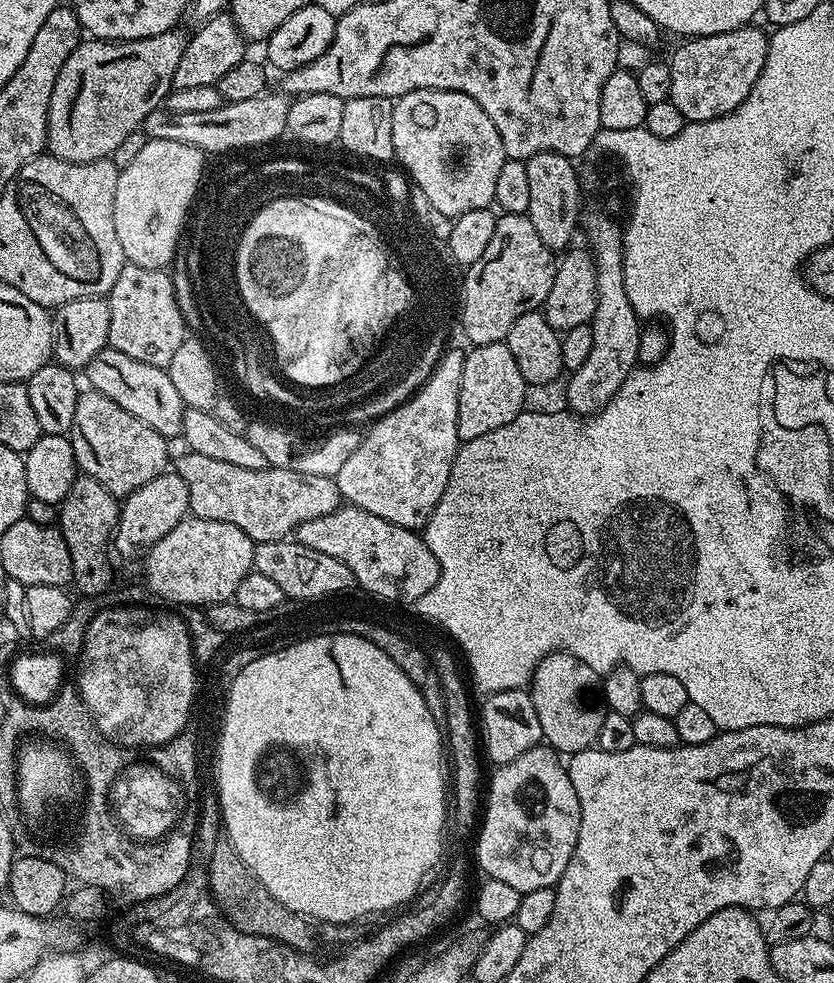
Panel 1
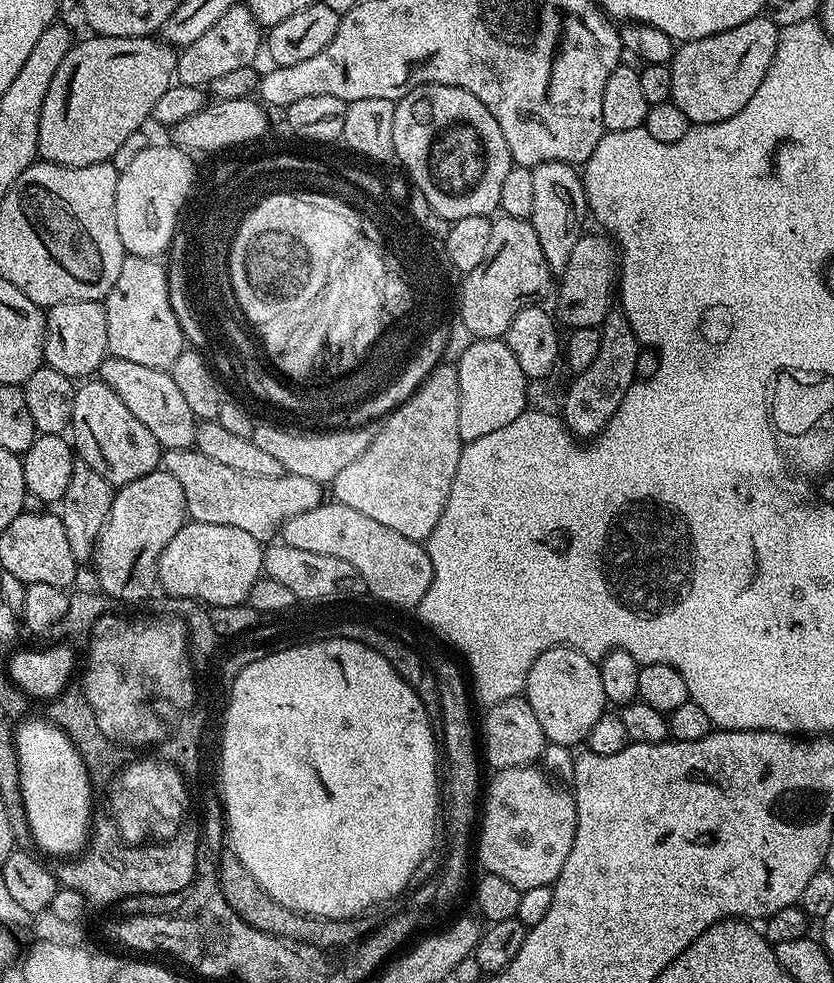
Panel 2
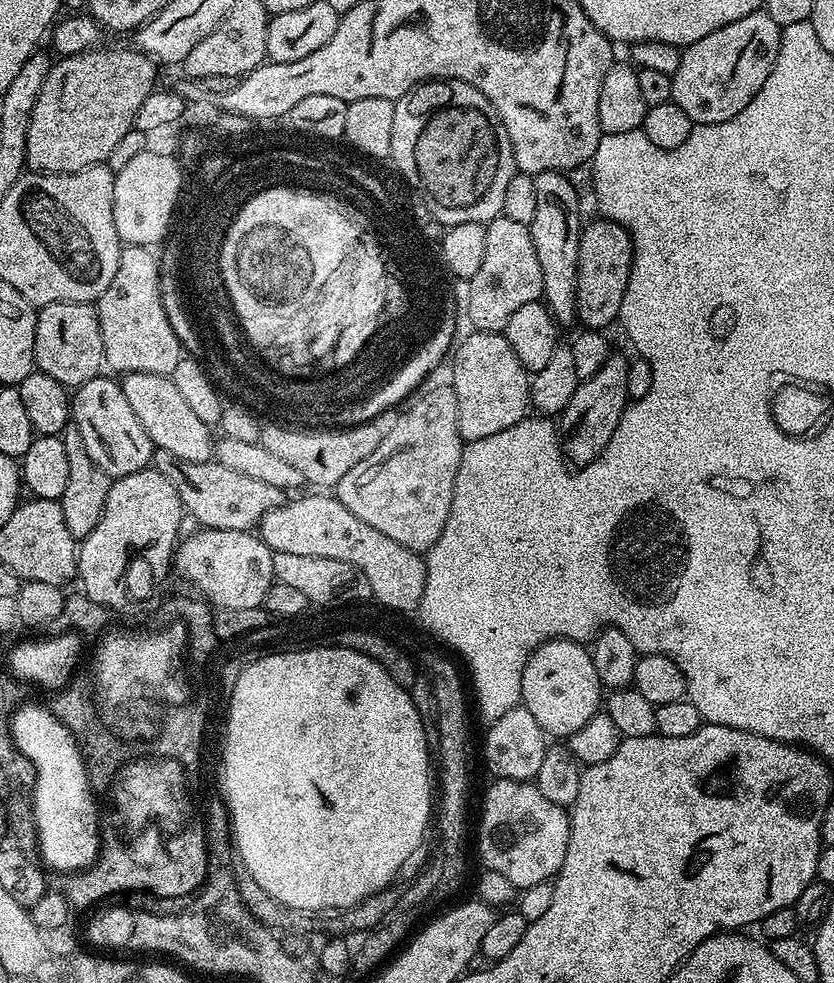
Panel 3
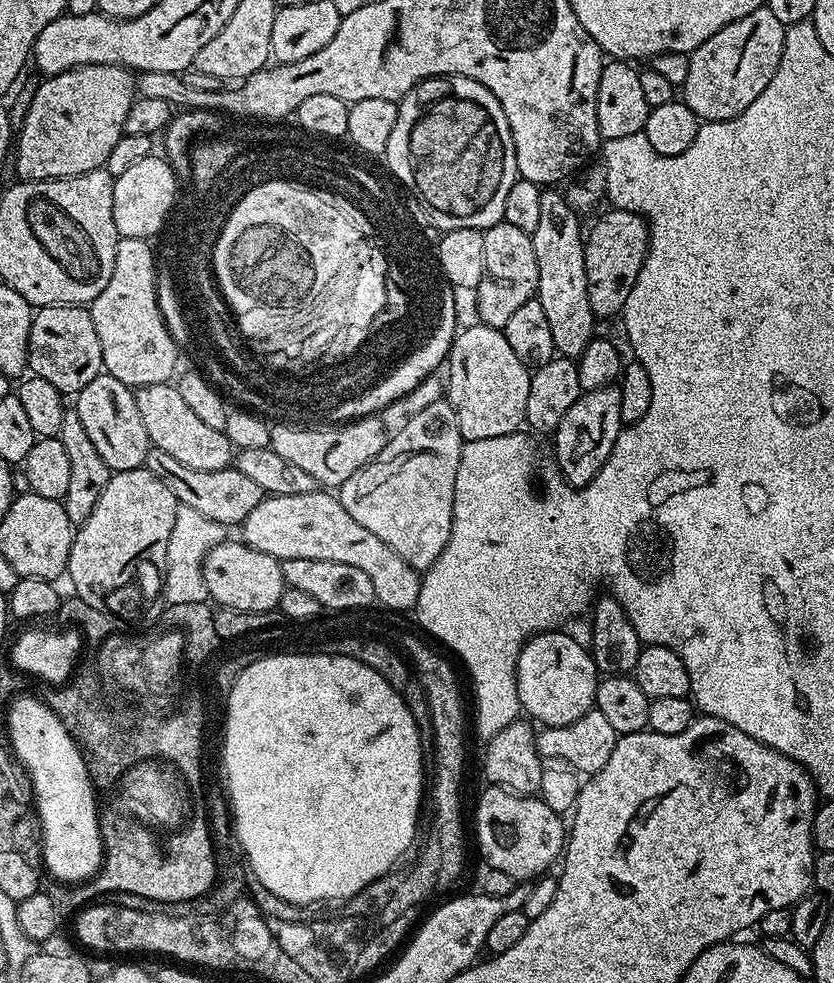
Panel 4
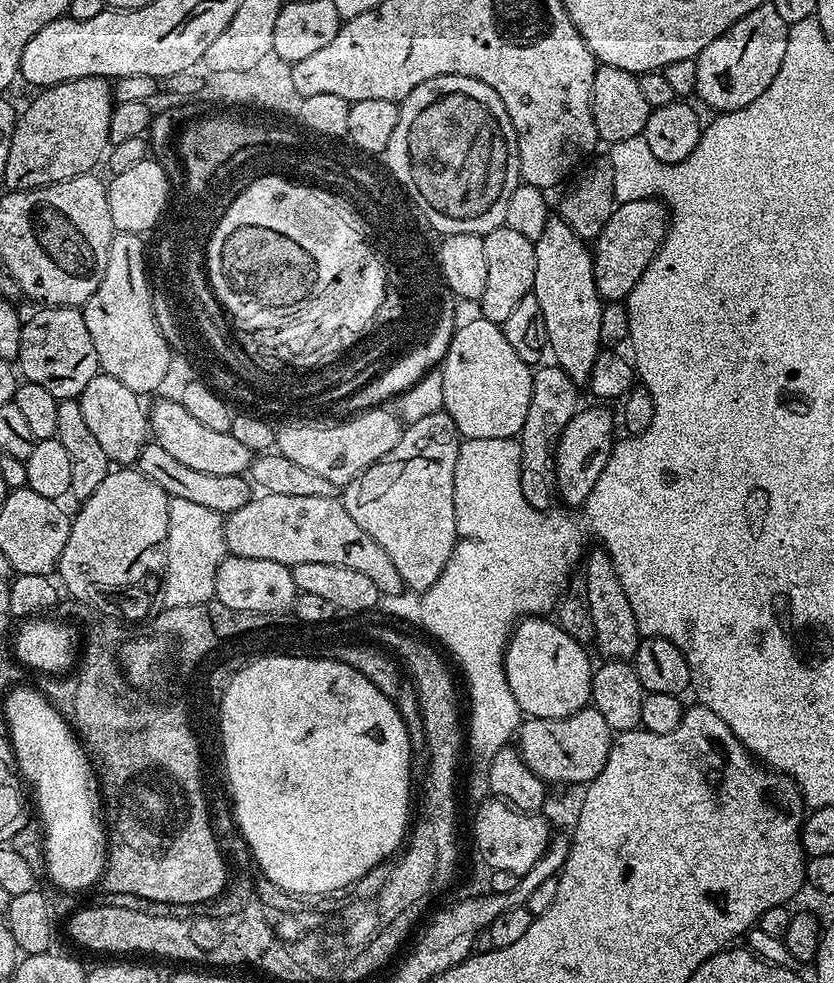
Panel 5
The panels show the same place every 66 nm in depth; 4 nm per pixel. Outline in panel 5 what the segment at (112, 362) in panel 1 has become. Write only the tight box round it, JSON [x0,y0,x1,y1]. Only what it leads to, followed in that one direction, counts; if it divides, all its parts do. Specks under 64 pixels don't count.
[150,399,254,476]

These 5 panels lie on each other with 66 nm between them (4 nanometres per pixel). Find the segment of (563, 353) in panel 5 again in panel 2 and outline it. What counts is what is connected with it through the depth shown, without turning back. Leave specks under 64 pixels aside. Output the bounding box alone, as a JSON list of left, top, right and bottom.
[530,162,586,274]

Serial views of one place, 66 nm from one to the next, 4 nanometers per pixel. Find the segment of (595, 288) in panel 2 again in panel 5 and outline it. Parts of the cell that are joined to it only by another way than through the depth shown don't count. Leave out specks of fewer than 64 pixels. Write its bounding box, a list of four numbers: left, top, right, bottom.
[591,200,670,301]

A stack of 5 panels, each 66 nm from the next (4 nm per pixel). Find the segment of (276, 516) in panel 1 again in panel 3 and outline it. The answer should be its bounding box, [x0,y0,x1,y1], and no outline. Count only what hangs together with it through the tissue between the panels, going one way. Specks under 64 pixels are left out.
[152,448,286,532]

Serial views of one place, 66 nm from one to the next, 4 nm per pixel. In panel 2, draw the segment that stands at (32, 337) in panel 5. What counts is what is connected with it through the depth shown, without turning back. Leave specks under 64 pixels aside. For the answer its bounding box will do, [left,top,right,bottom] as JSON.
[44,300,108,378]

